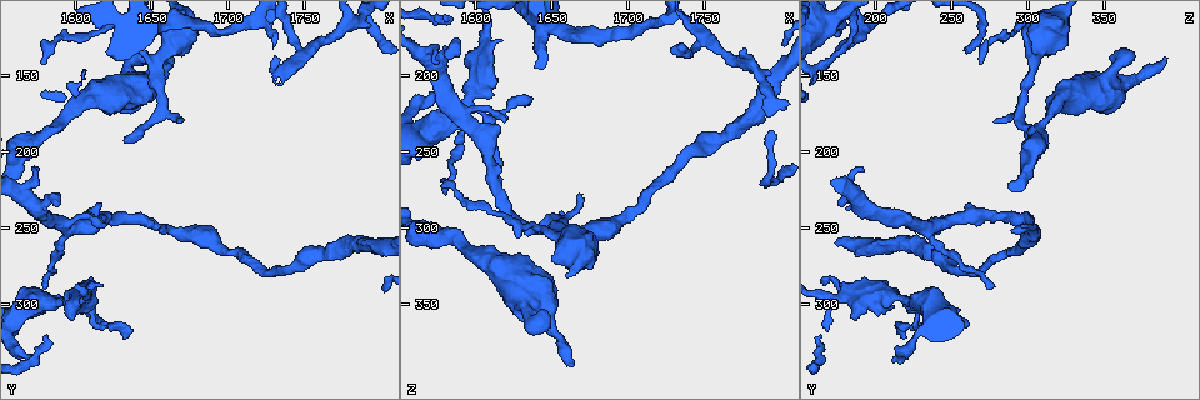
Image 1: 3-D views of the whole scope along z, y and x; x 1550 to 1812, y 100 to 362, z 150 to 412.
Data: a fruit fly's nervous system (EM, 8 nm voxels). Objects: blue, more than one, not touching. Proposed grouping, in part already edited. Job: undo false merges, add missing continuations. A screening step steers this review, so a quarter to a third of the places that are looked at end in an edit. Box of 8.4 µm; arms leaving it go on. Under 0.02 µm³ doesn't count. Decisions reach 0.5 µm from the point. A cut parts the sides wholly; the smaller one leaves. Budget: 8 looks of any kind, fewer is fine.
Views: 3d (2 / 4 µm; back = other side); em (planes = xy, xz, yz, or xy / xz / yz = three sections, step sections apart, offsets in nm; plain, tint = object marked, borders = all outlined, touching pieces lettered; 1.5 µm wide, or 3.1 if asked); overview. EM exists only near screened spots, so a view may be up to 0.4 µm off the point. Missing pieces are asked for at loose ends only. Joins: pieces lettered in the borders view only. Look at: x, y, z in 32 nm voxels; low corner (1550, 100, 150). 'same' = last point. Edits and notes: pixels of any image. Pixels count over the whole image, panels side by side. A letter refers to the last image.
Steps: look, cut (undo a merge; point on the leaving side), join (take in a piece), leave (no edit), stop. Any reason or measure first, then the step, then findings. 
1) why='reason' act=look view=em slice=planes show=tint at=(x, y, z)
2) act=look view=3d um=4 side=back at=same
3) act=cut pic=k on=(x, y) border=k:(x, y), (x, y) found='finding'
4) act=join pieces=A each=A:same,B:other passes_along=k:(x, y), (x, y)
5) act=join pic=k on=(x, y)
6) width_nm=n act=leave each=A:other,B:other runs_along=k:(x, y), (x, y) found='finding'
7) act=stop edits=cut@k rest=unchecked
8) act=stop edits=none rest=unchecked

why='free end' act=look view=3d um=2 at=(1578, 144, 268)

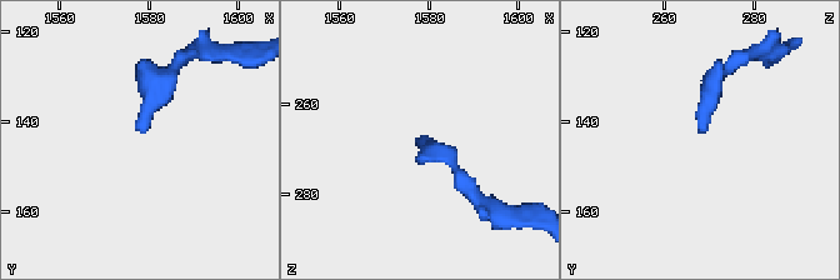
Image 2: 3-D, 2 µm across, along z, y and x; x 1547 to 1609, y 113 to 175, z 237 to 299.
why='need the tissue' act=look view=em slice=yz step=4 show=borders at=(1580, 143, 268)

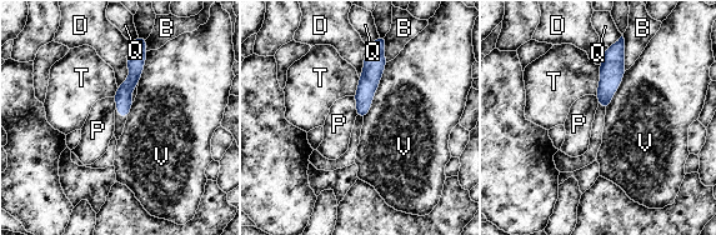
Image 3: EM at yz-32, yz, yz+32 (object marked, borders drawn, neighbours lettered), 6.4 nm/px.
act=leave each=B:other,D:other,P:other,Q:other,T:other,V:other border=3:(386, 63), (370, 110), (364, 118) found='none of them fits'

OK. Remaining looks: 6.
why='arms part here' act=look view=em slice=xy step=4 show=plain at=(1604, 248, 240)

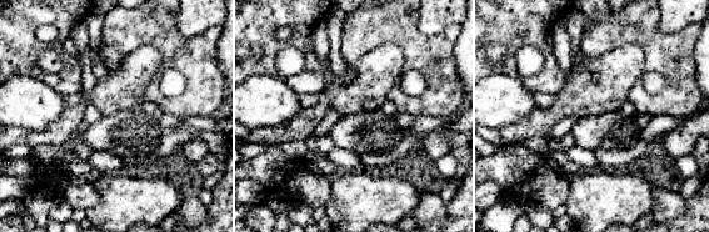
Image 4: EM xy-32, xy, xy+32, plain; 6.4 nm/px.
why='with the object marked' act=look view=em slice=xy step=4 show=tint at=same

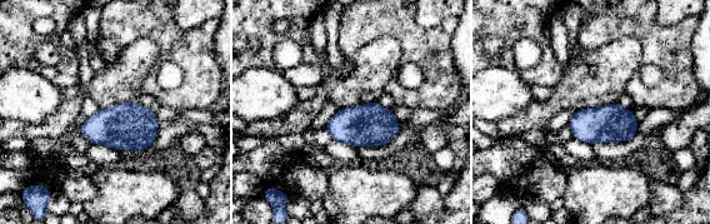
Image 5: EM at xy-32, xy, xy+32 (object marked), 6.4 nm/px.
act=look view=em slice=xy step=4 show=borders at=same

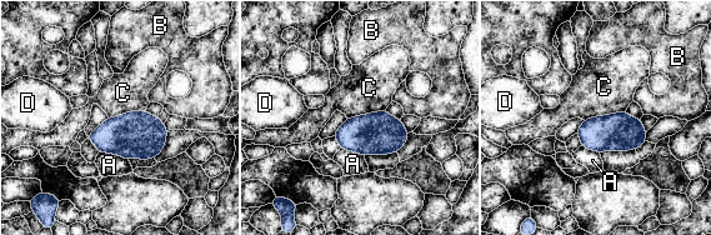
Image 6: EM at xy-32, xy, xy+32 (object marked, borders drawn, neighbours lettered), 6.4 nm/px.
act=leave each=A:other,B:other,C:other,D:other border=6:(99, 151), (116, 154), (128, 160) found='all the same cell'

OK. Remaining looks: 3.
why='branch stops here' act=look view=em slice=planes show=borders at=(1598, 310, 184)

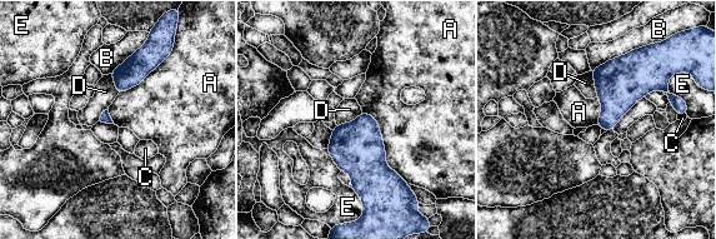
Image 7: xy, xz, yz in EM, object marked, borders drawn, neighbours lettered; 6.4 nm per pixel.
act=leave each=A:other,B:other,C:other,D:other,E:other border=7:(362, 111), (402, 179) found='none of them fits'

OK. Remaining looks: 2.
act=stop edits=none rest=unchecked

